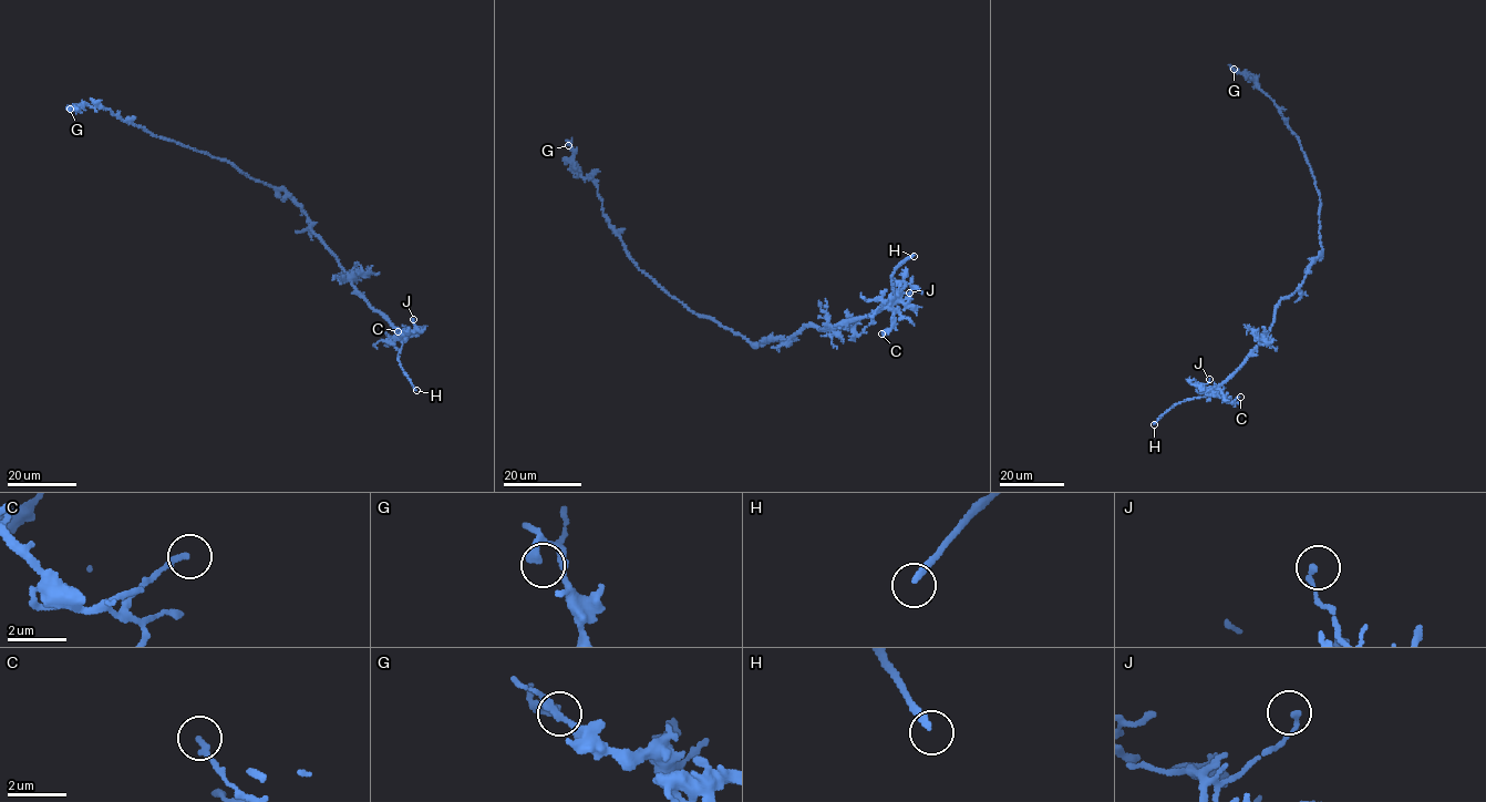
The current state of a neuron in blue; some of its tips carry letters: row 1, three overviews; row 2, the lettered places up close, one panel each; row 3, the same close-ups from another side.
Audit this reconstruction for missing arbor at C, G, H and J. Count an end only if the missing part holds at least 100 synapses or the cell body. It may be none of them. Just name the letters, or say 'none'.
H

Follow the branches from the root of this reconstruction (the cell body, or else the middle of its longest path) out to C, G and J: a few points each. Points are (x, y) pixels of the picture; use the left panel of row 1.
C: (274, 188), (285, 188), (292, 196), (312, 232), (334, 255), (358, 291), (398, 331)
G: (274, 188), (251, 178), (229, 162), (156, 136), (109, 109), (85, 103), (70, 109)
J: (274, 188), (285, 188), (292, 196), (312, 232), (371, 307), (387, 316), (405, 335), (416, 329), (413, 319)

